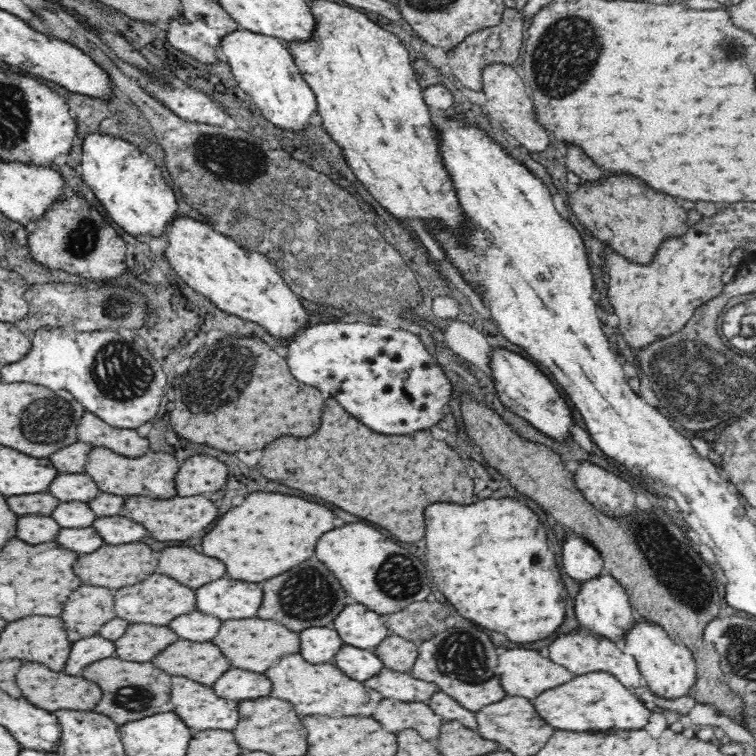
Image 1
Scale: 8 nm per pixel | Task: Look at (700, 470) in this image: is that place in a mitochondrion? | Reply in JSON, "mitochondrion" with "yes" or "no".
{"mitochondrion":"no"}

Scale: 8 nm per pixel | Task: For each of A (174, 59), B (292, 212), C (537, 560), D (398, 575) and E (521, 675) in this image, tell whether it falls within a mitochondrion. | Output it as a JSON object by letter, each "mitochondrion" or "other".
{"A":"other","B":"mitochondrion","C":"mitochondrion","D":"mitochondrion","E":"other"}

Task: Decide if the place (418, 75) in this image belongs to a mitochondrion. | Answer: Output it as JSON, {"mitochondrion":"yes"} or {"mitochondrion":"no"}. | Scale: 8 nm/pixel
{"mitochondrion":"no"}

